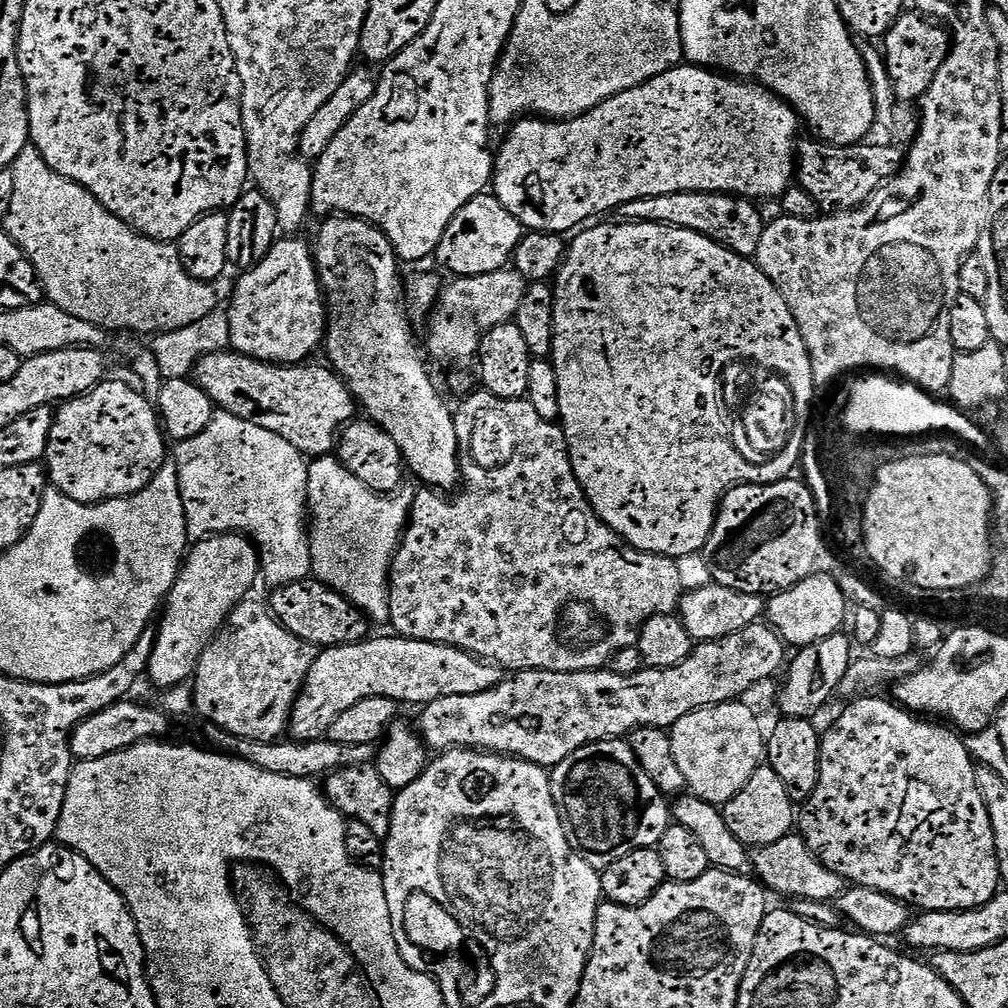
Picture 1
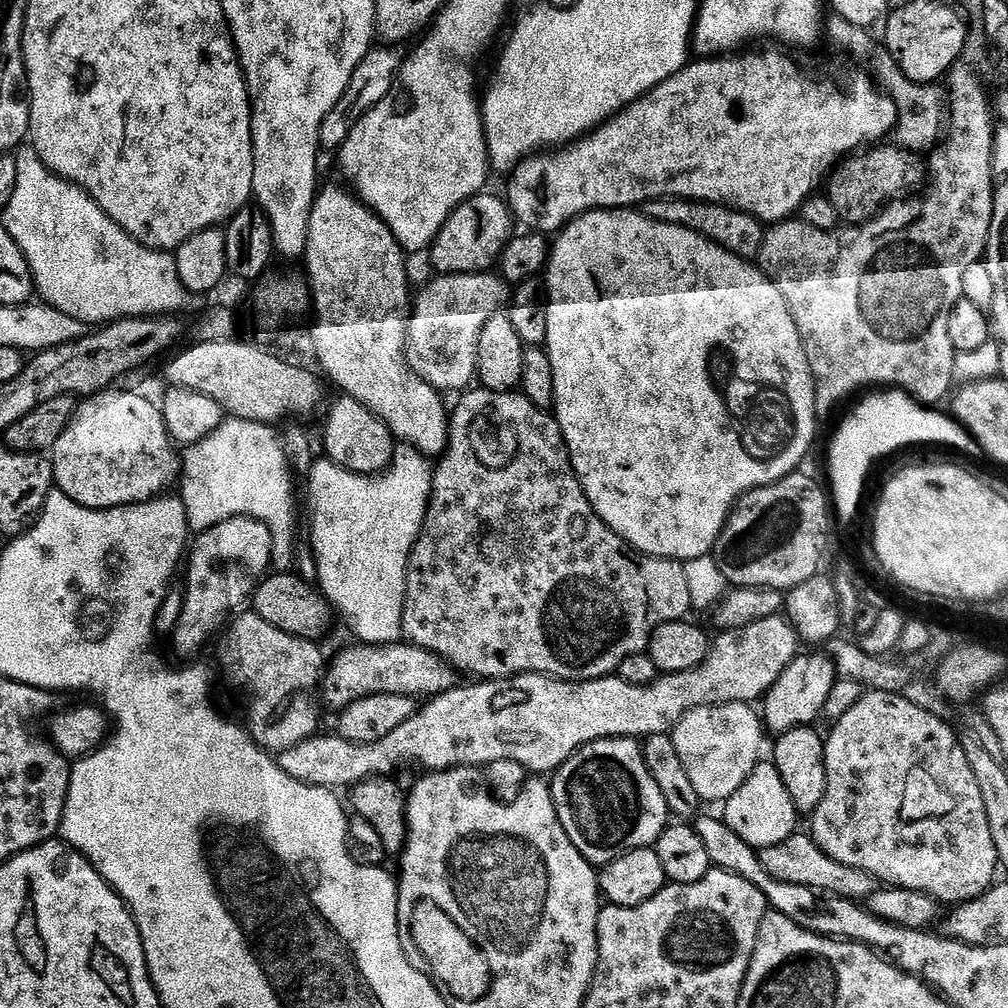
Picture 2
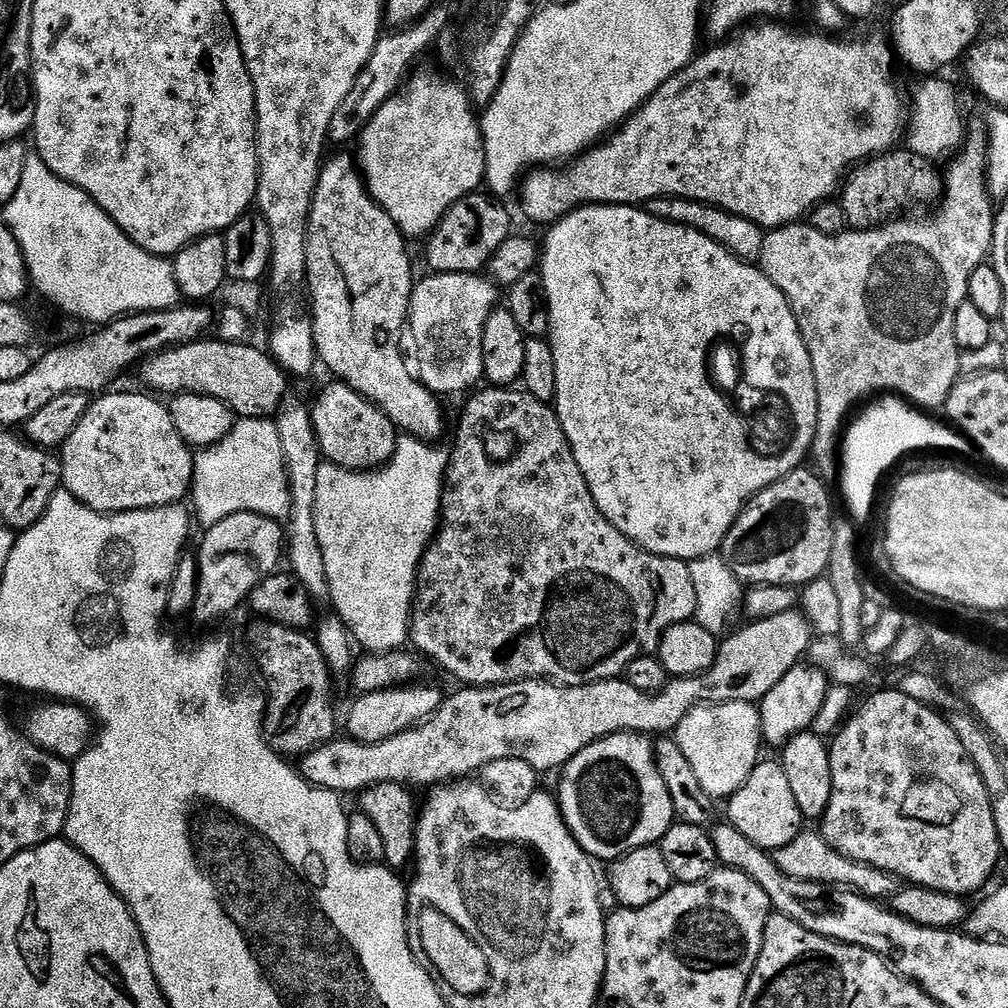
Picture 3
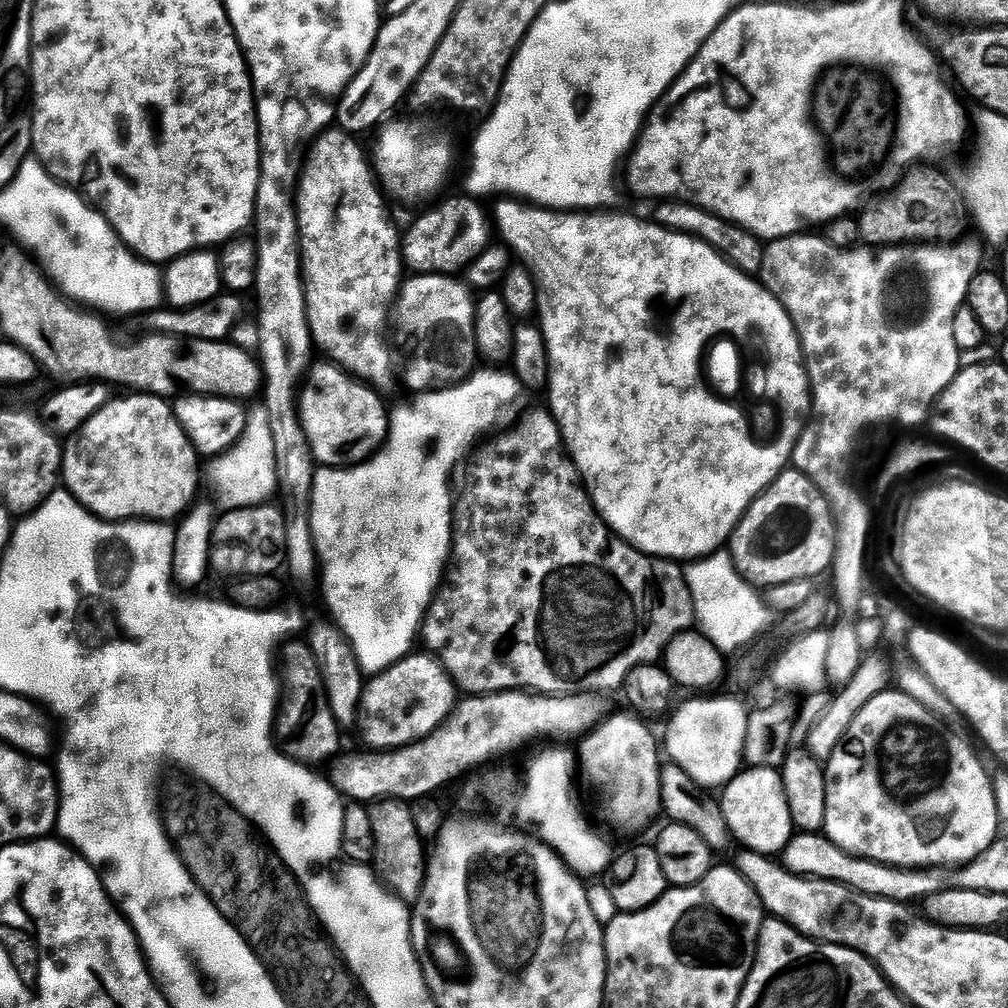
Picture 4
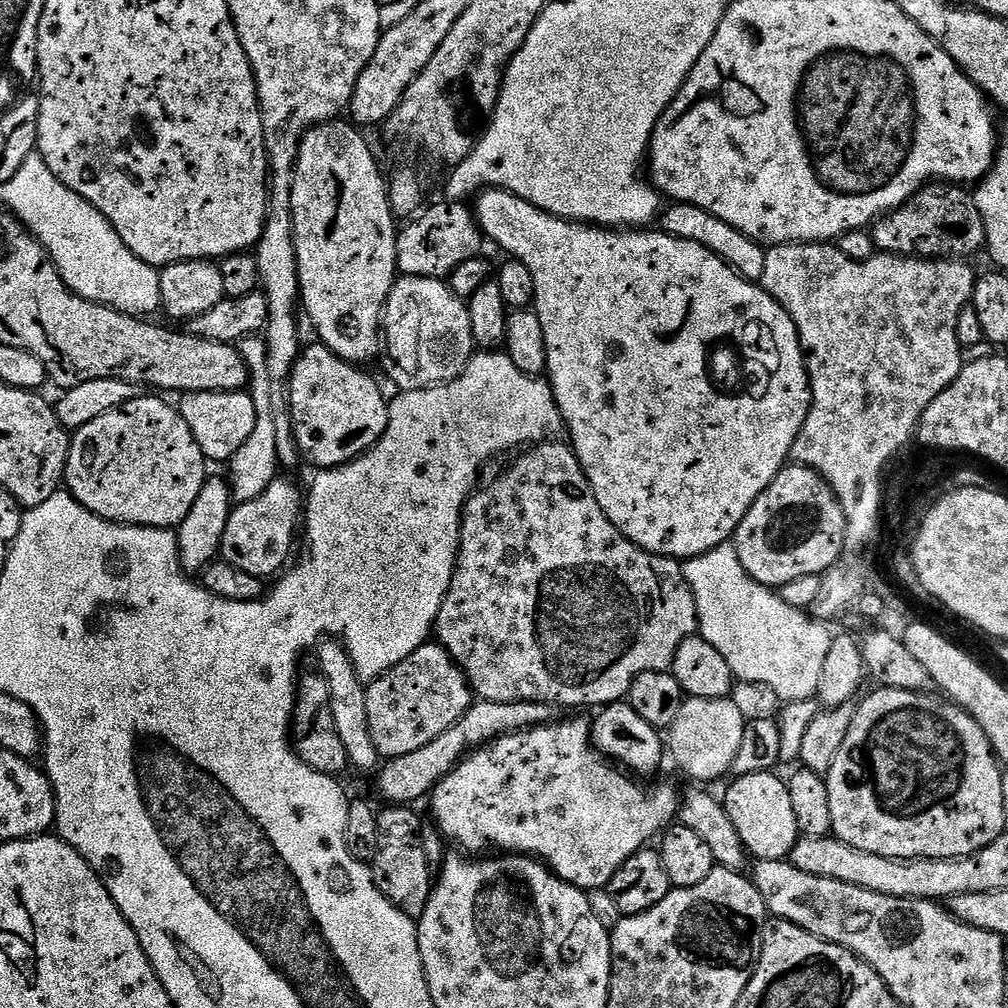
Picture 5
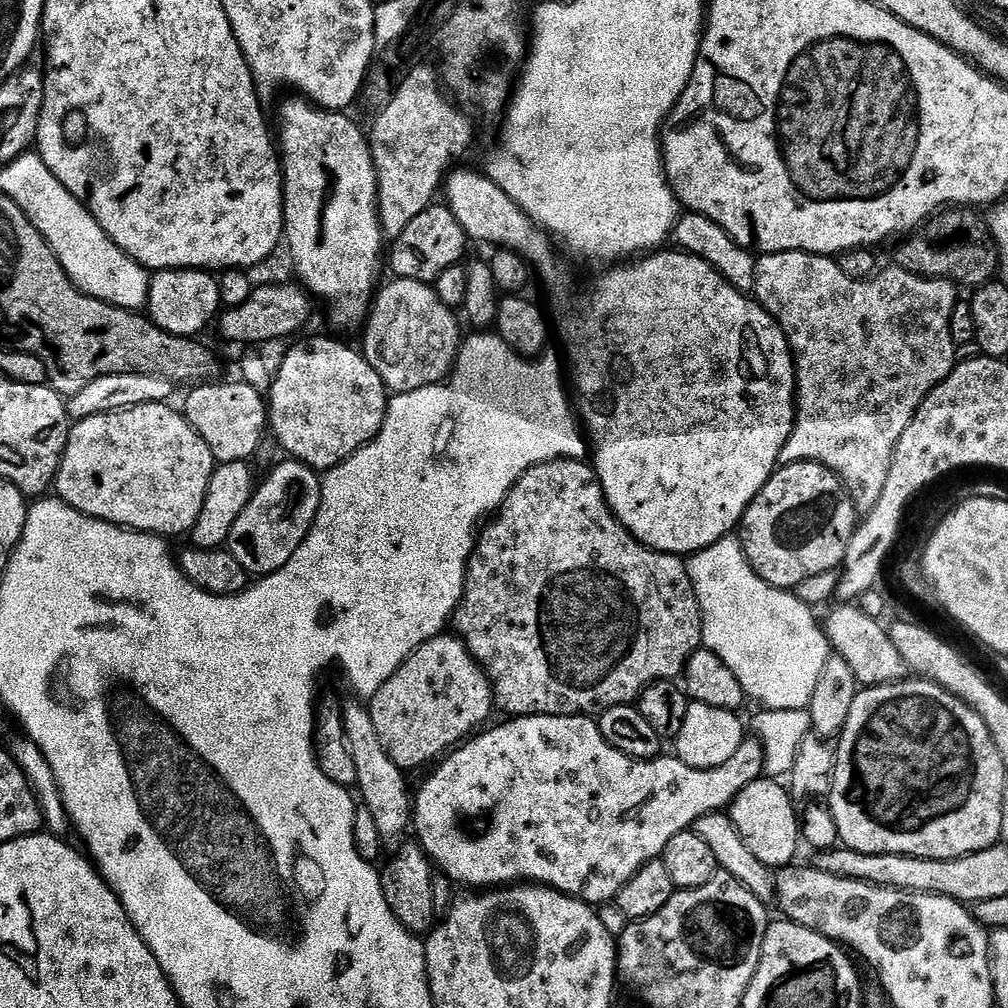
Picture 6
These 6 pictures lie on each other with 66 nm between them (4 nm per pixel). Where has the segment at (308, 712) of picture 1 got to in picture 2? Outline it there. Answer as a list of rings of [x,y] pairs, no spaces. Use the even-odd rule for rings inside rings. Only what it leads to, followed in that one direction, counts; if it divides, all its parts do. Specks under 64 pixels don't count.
[[[397,642],[394,644],[366,644],[353,643],[353,648],[344,648],[336,657],[331,657],[326,671],[322,677],[322,700],[335,710],[342,710],[350,706],[350,702],[358,702],[358,698],[366,698],[374,694],[402,694],[413,698],[431,698],[440,696],[444,692],[457,687],[457,669],[444,657],[436,652],[418,647],[411,642]]]

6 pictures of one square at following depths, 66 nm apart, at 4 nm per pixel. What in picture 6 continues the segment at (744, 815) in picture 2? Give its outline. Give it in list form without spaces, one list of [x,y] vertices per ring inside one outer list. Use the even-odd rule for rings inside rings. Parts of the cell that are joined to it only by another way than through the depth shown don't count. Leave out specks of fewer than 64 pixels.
[[[761,778],[750,782],[736,795],[730,805],[730,815],[742,842],[762,862],[773,870],[789,867],[796,856],[796,847],[801,847],[801,817],[789,789],[776,778]]]

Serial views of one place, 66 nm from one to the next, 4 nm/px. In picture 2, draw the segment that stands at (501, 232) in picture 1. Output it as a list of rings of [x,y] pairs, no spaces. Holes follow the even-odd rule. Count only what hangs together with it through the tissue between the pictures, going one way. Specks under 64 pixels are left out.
[[[488,195],[471,196],[465,204],[459,204],[436,235],[430,255],[437,273],[486,272],[504,255],[504,248],[514,235],[514,217],[501,197],[499,200]]]

